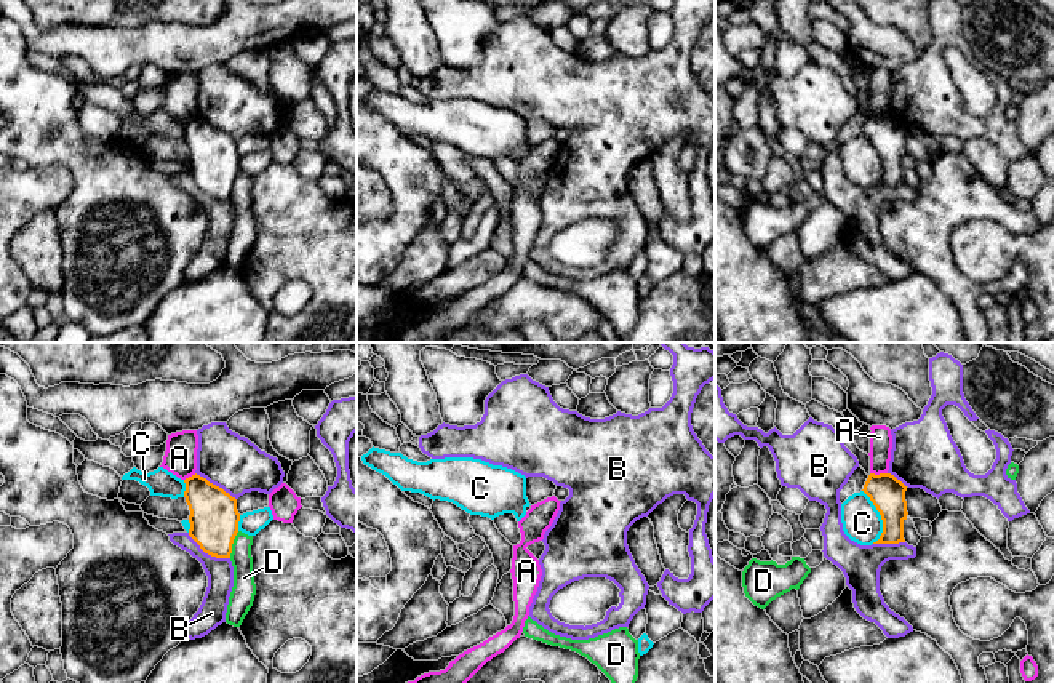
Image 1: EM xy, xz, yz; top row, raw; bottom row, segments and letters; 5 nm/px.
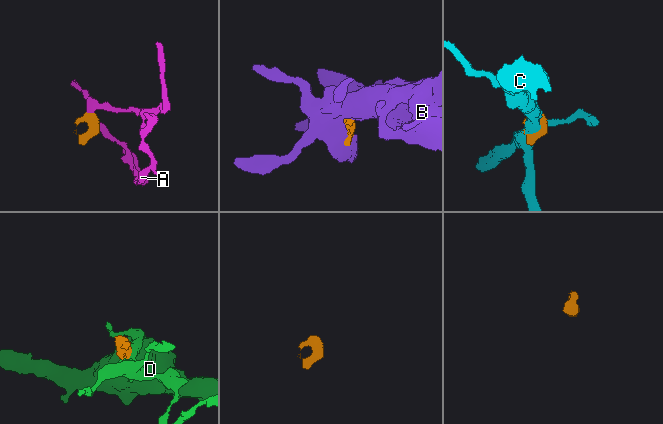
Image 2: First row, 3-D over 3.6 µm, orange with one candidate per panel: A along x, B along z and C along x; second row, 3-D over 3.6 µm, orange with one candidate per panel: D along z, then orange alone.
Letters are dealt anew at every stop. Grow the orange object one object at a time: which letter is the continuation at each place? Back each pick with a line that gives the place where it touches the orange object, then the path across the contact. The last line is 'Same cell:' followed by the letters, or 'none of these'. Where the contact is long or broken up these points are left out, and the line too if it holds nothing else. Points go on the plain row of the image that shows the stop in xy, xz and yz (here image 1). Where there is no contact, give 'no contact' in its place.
Same cell: none of these

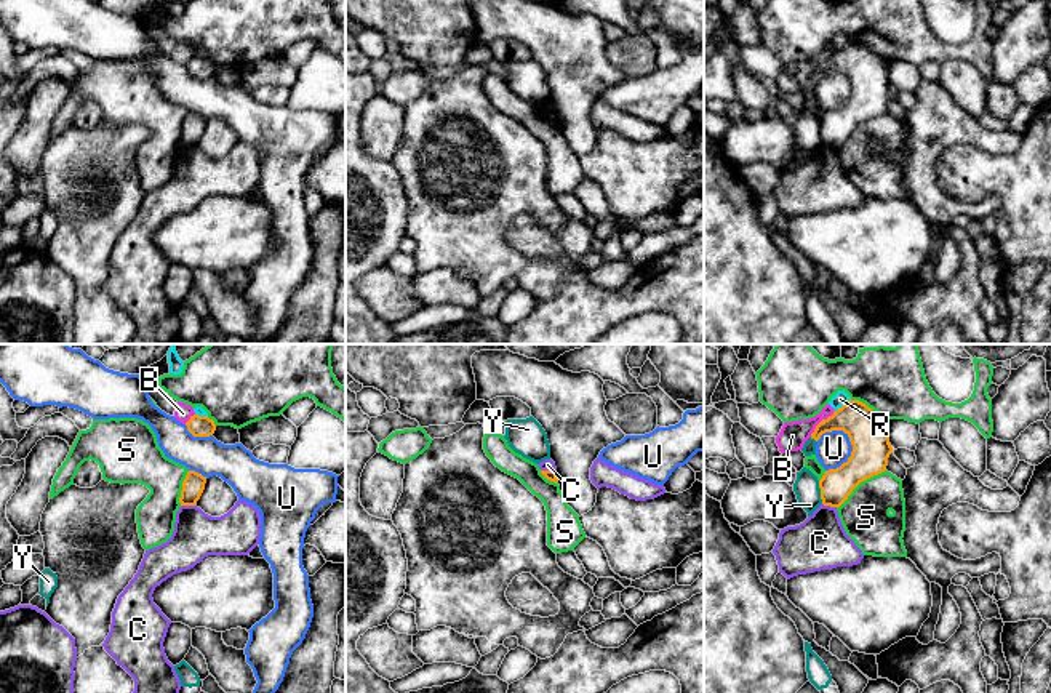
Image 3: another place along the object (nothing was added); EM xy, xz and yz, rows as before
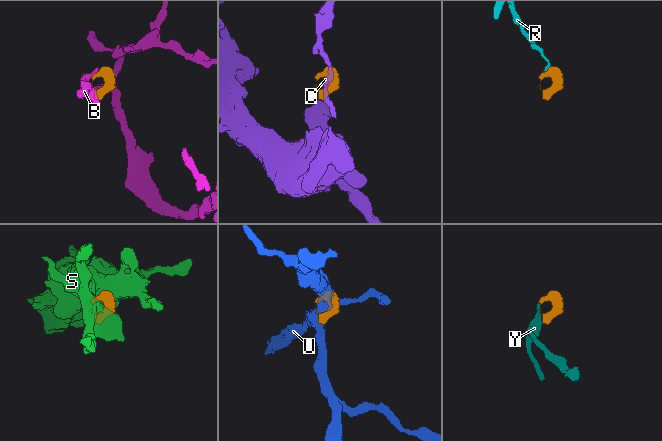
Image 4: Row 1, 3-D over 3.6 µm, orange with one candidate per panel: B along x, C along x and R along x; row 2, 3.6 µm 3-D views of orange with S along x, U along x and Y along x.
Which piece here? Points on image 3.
Y: yz (821, 133) | across yz (835, 127), (821, 133), (810, 133), (807, 130)
Same cell: Y

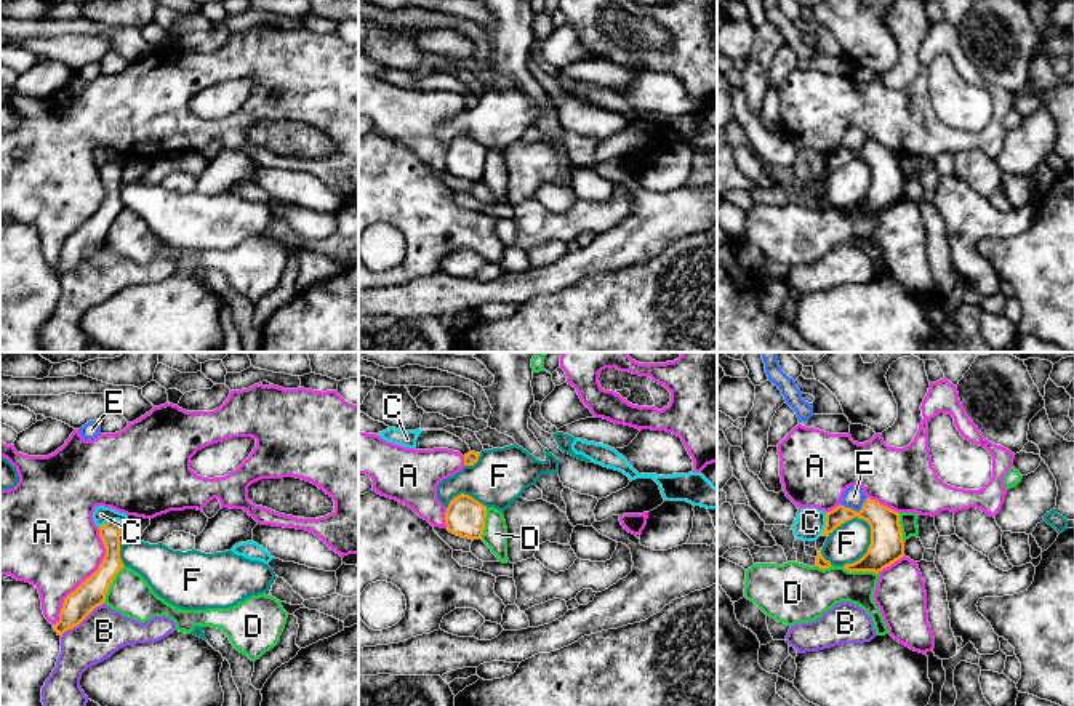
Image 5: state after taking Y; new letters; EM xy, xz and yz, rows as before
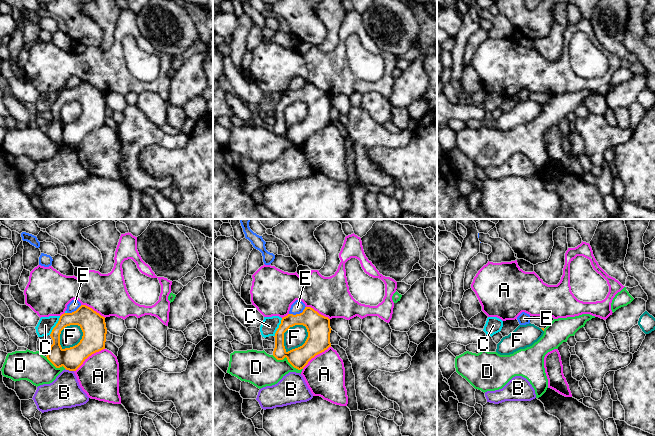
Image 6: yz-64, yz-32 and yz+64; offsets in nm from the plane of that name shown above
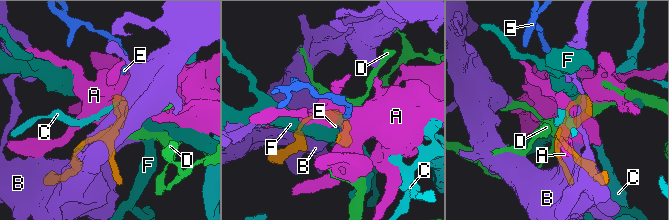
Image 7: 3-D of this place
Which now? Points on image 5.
Same cell: none of these

